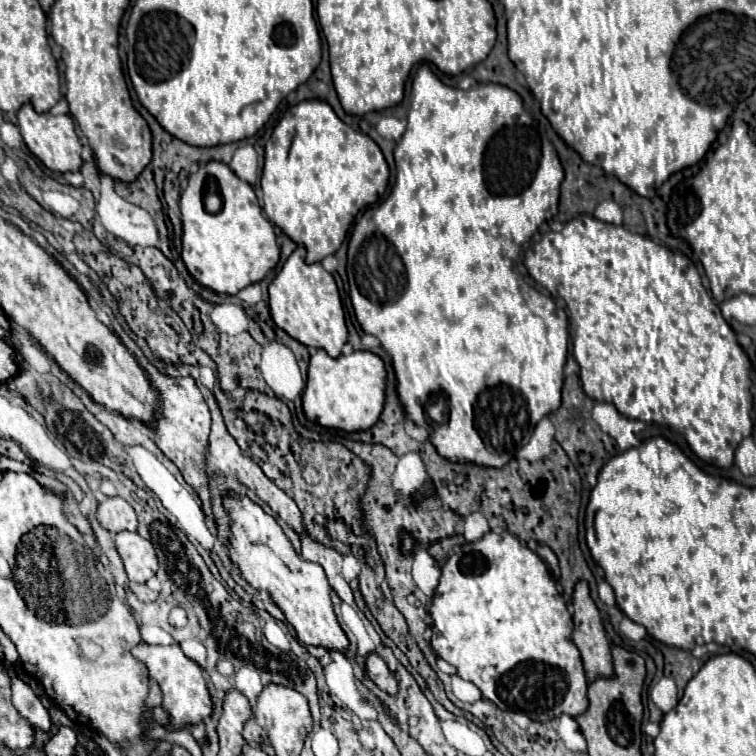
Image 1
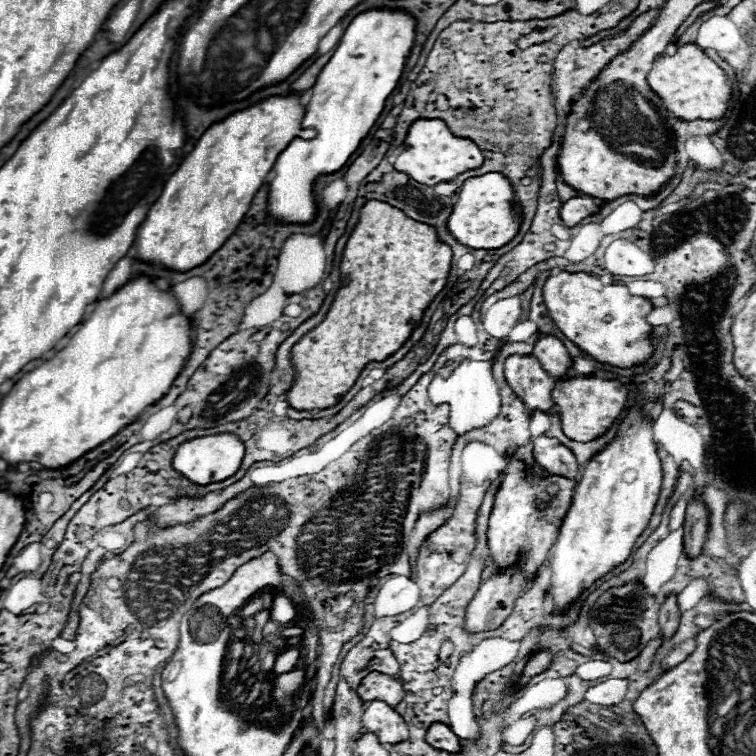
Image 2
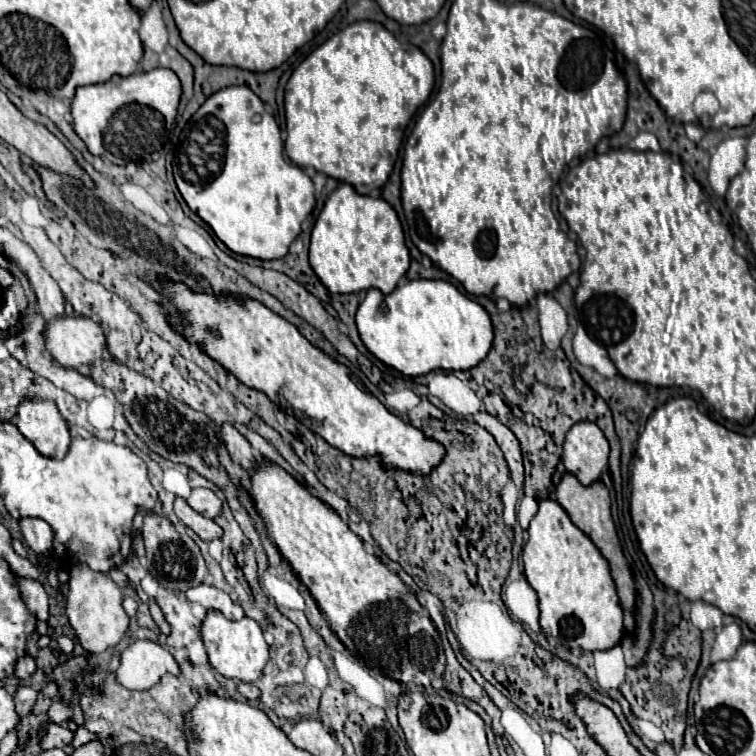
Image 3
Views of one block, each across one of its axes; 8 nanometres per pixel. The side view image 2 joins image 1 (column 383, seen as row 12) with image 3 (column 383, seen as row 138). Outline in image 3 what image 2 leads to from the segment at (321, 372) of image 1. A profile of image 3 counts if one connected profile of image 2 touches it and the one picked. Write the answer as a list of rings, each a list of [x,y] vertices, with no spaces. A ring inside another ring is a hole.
[[[408,280],[390,294],[382,294],[378,288],[370,288],[358,306],[356,324],[364,346],[386,366],[392,366],[410,378],[428,374],[438,368],[470,370],[486,358],[494,340],[494,328],[486,308],[470,300],[452,282],[446,280]],[[382,304],[386,304],[386,312],[380,310]]]

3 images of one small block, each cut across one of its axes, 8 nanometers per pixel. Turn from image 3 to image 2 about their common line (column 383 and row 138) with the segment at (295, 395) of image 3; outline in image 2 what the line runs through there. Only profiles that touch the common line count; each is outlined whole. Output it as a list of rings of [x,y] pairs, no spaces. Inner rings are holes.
[[[418,118],[416,122],[410,124],[408,134],[404,138],[402,144],[402,154],[396,158],[394,168],[398,172],[408,174],[410,178],[414,178],[420,184],[426,186],[434,186],[438,182],[448,182],[452,178],[456,178],[458,174],[466,172],[466,170],[474,170],[478,166],[482,166],[484,156],[480,152],[480,148],[468,140],[468,138],[456,138],[448,126],[444,122],[434,120],[426,120],[426,118]]]

